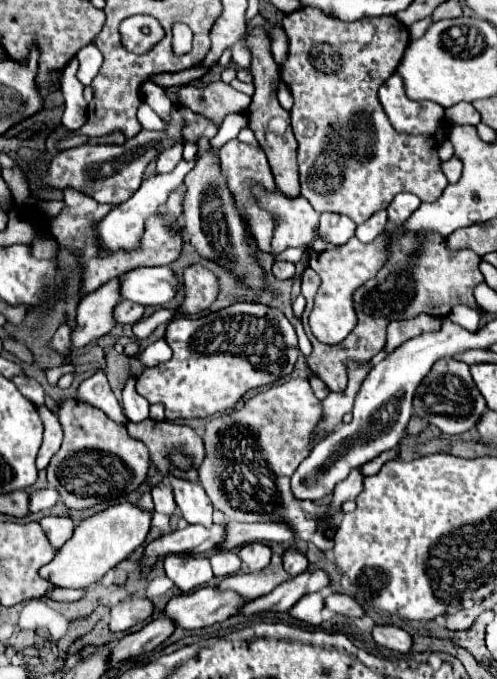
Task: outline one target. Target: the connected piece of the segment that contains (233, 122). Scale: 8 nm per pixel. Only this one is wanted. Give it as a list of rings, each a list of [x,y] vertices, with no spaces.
[[[239,113],[228,114],[220,126],[219,132],[210,140],[211,149],[218,152],[229,140],[237,138],[243,127],[248,125],[246,115]]]

